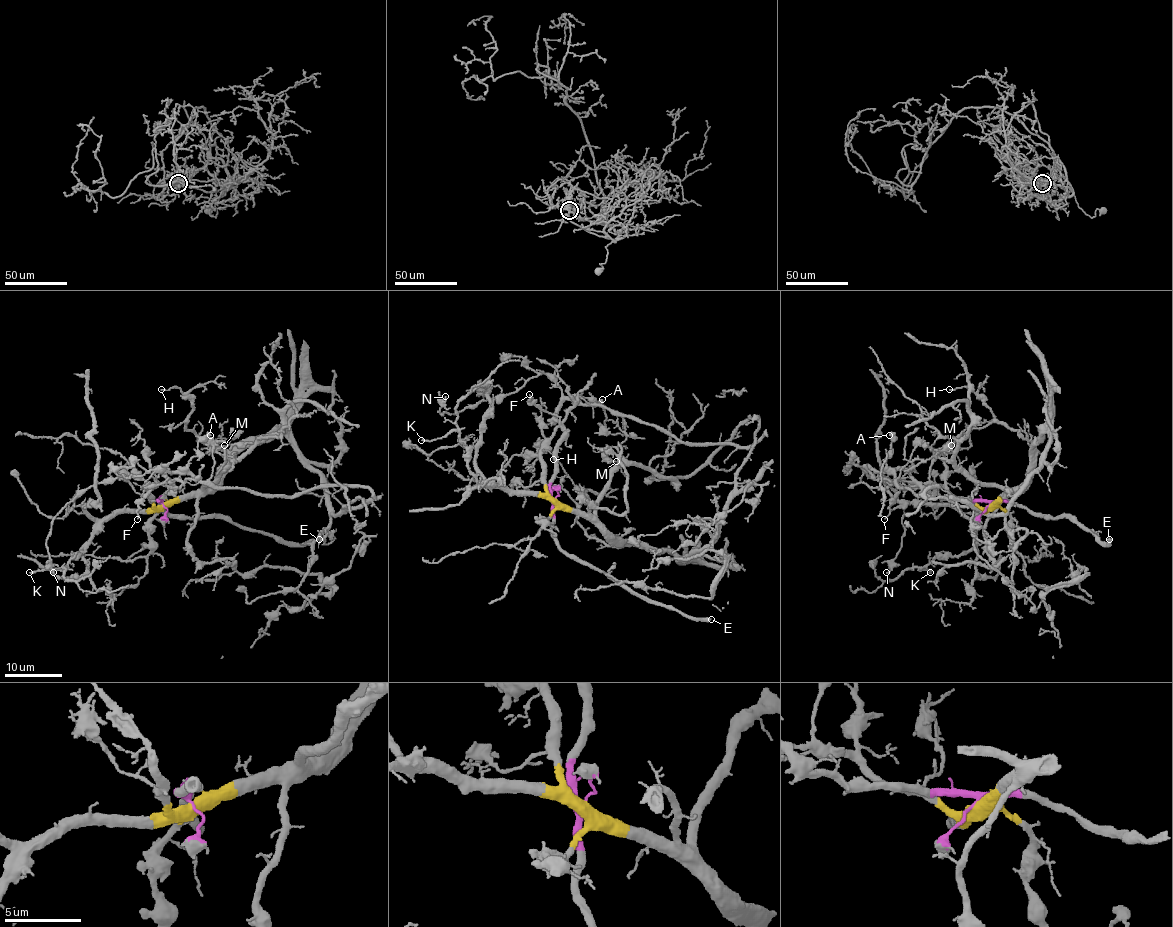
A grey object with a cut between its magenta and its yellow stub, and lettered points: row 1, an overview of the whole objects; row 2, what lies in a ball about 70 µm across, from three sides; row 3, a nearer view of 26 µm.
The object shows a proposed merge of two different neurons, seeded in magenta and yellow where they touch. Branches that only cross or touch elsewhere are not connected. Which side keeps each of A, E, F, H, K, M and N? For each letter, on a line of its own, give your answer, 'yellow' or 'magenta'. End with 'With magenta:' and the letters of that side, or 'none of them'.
A: magenta
E: magenta
F: magenta
H: yellow
K: yellow
M: yellow
N: magenta
With magenta: A, E, F, N

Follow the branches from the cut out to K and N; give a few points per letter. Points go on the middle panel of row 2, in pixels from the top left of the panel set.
K: (555, 500), (534, 495), (510, 495), (494, 486), (481, 486), (468, 467), (467, 446), (457, 430), (421, 440)
N: (555, 499), (561, 389), (544, 373), (514, 392), (442, 415), (445, 396)

